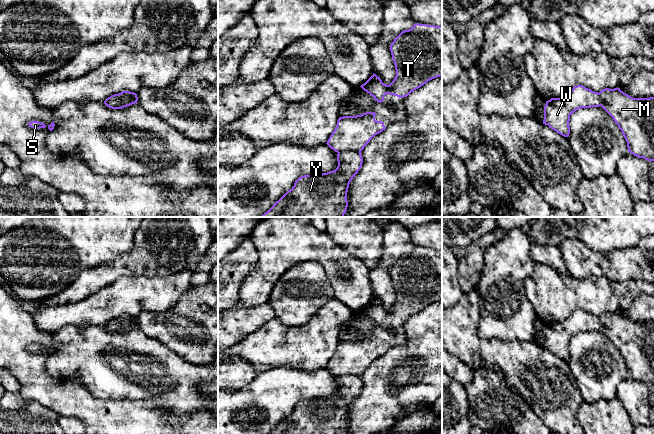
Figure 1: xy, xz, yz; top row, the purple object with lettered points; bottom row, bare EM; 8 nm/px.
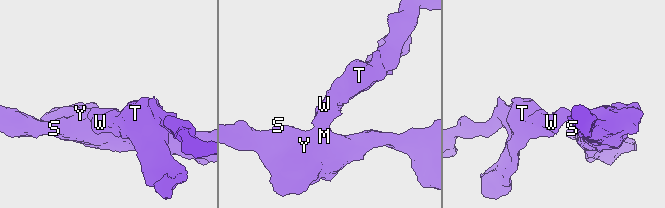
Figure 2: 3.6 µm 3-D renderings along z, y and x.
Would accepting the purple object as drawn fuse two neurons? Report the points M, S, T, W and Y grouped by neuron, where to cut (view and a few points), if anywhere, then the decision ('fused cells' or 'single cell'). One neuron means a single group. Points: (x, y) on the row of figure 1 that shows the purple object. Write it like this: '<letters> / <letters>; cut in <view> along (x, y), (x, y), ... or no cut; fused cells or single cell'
M S Y / T W; cut in xz along (360, 151), (340, 151), (338, 153); fused cells

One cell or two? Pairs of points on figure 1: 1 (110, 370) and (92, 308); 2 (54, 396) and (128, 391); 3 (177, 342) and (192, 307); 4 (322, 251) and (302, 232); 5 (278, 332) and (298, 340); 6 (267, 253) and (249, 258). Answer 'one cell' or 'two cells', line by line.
1: two cells
2: two cells
3: one cell
4: one cell
5: one cell
6: two cells

